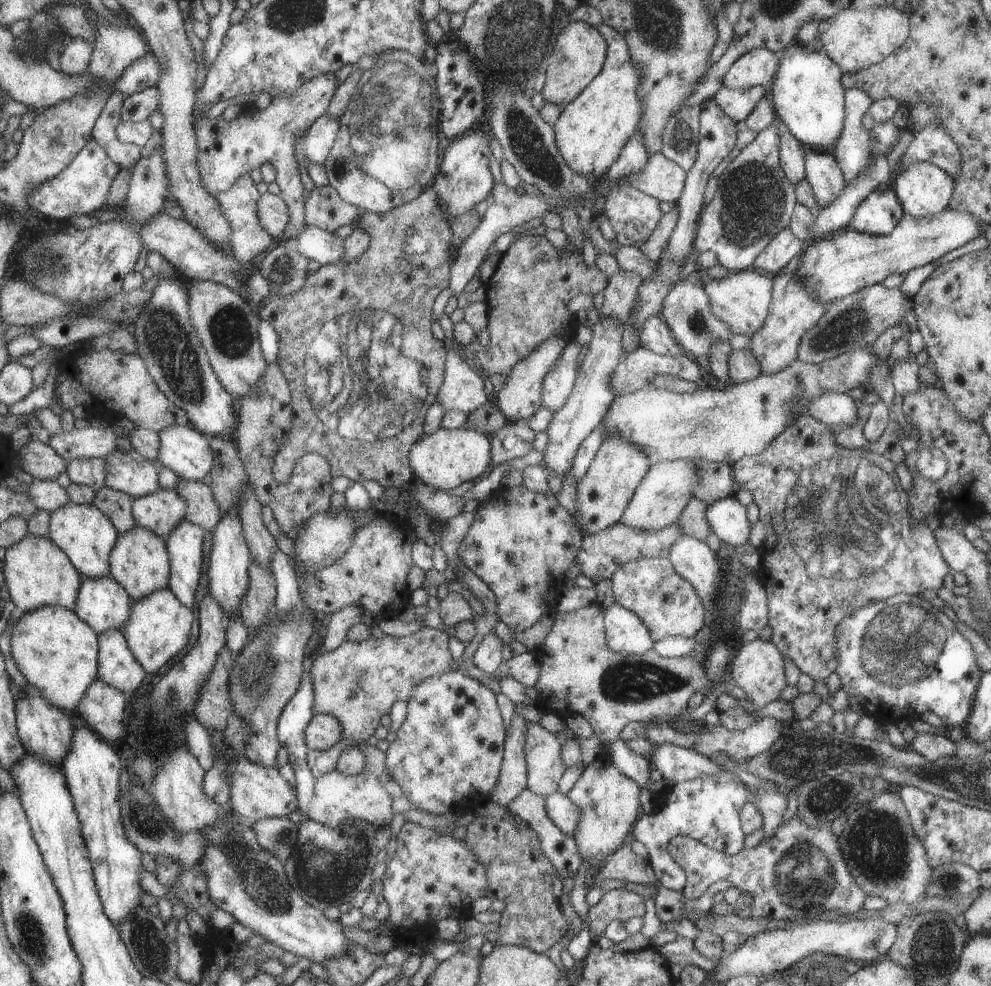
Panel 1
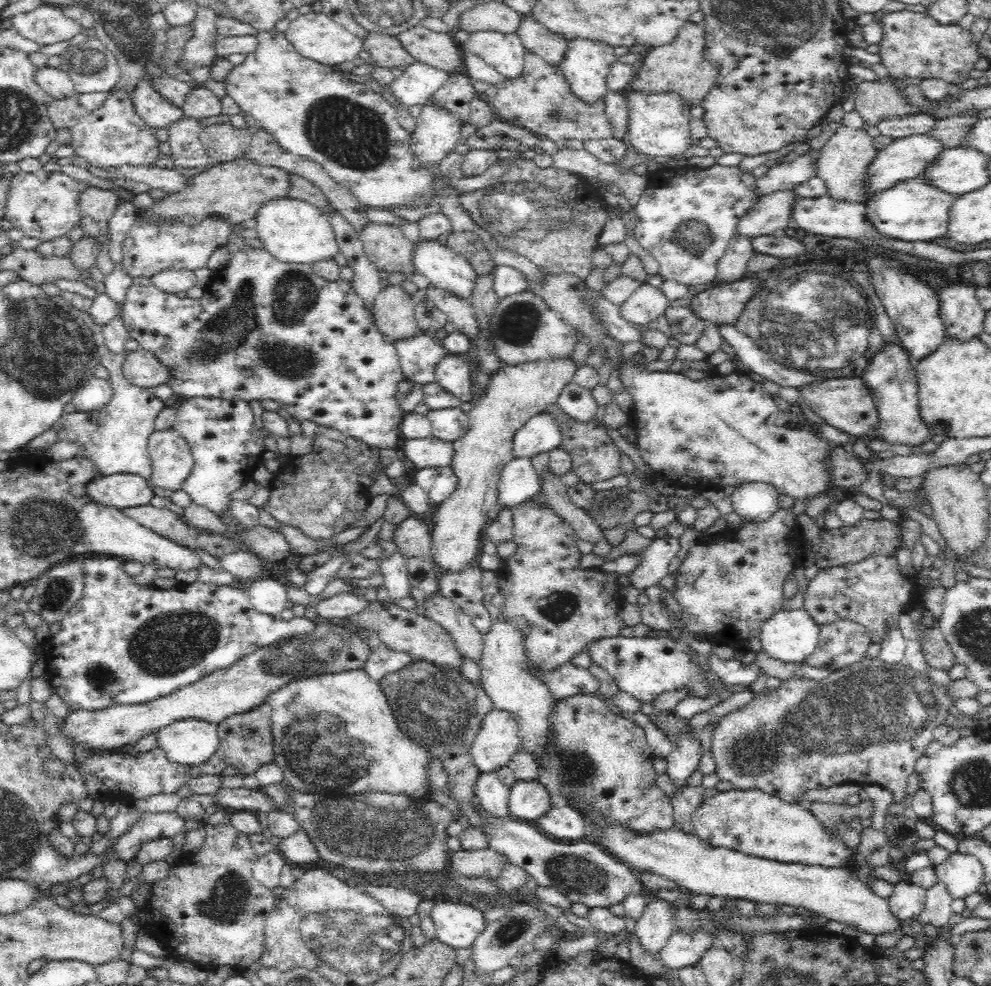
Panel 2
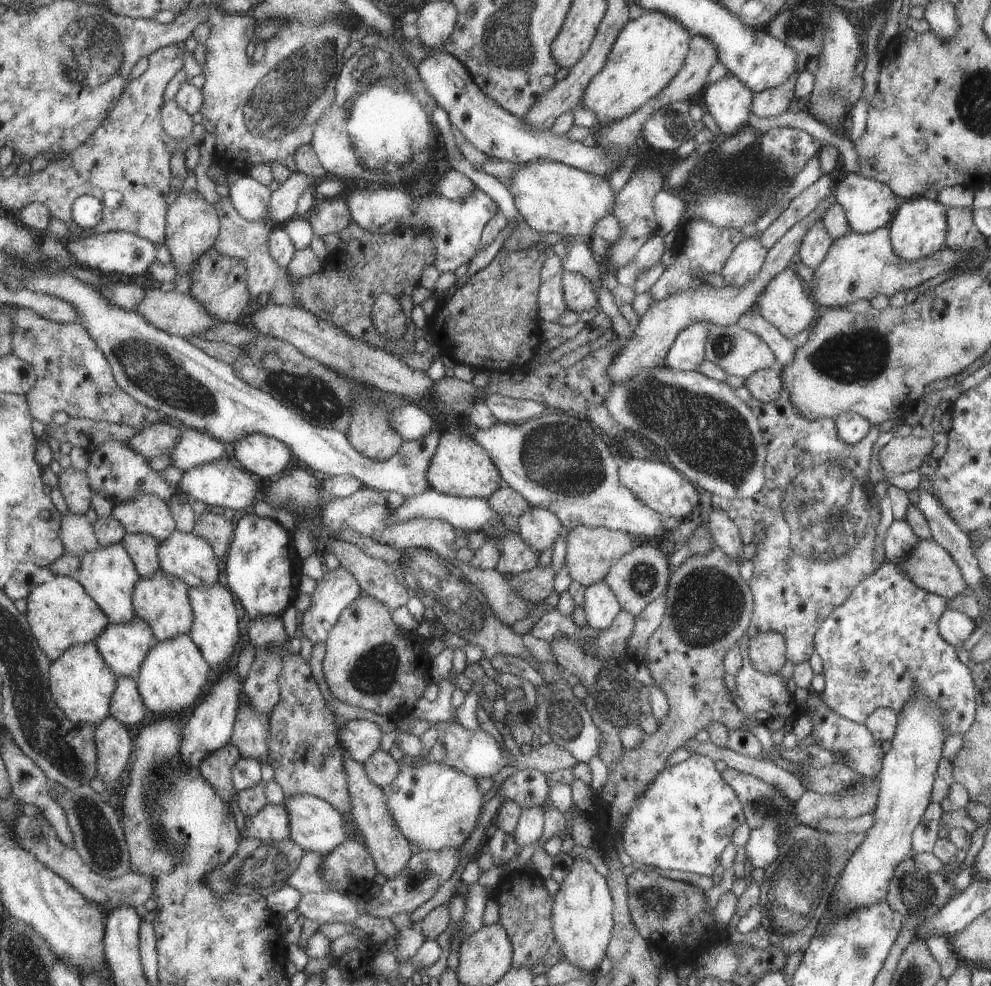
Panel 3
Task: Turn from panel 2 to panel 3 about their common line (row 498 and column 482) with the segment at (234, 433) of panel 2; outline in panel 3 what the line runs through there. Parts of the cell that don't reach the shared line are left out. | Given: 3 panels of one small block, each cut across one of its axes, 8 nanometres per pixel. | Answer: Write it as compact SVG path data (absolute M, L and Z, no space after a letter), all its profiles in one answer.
M358 188L349 192L345 201L351 220L370 232L383 233L399 230L400 227L420 226L431 240L437 242L436 248L439 250L433 266L441 272L454 271L458 266L470 262L479 248L483 228L499 209L498 204L478 188L462 200L447 199L434 193L424 199L416 199L400 188Z

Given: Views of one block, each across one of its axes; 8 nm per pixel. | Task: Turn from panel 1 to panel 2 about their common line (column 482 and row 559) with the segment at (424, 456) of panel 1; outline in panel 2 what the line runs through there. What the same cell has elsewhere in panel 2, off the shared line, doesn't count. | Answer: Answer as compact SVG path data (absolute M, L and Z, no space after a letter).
M567 357L537 359L514 366L503 364L490 377L483 395L467 412L468 430L453 442L455 448L450 468L456 473L456 490L438 504L432 518L431 548L439 572L463 572L481 552L483 528L490 521L488 511L497 505L502 469L513 456L512 438L516 430L532 416L542 413L550 404L557 404L563 388L572 381L577 362Z

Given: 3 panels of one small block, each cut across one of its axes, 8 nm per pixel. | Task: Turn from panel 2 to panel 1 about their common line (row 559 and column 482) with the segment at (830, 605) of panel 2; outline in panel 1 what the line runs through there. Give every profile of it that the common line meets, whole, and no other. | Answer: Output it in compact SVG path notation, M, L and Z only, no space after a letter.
M406 821L397 834L398 847L392 860L388 862L383 876L383 896L389 905L388 917L384 920L396 926L412 928L420 926L434 932L432 922L444 918L468 920L468 906L478 898L486 897L489 887L488 866L474 852L463 839L456 840L452 833L449 835L440 830L429 829L411 821Z

